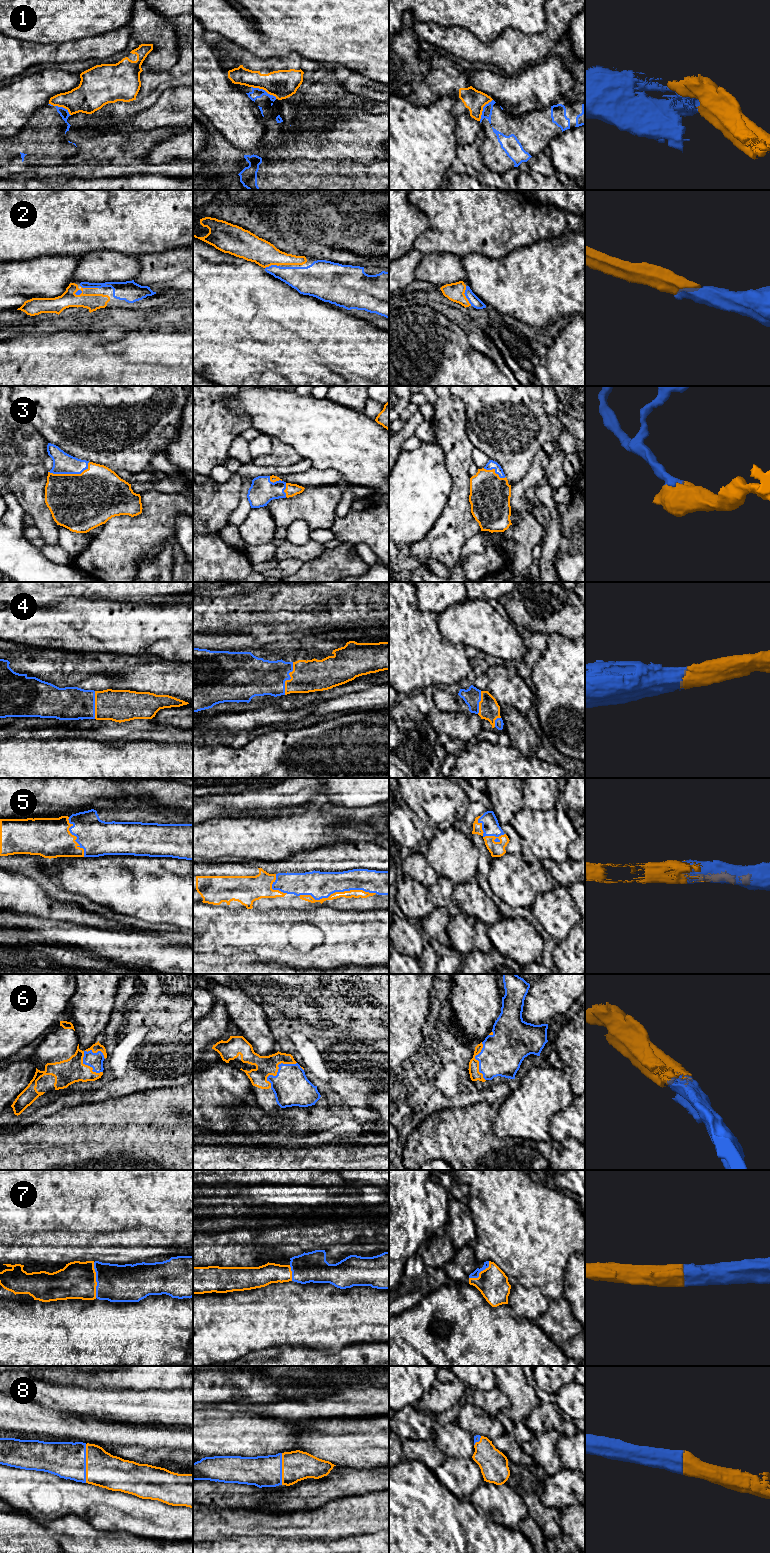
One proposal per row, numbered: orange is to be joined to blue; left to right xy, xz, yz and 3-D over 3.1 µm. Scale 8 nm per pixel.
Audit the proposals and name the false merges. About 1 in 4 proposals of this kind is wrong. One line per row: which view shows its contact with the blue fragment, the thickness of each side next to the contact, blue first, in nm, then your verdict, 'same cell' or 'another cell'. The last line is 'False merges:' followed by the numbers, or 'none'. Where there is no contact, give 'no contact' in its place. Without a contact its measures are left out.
1: xz | 80/220 nm | another cell
2: yz | 80/140 nm | same cell
3: xy | 170/460 nm | same cell
4: xz | 300/260 nm | same cell
5: xz | 220/60 nm | same cell
6: xy | 130/200 nm | same cell
7: xy | 300/300 nm | same cell
8: xy | 300/280 nm | same cell
False merges: 1

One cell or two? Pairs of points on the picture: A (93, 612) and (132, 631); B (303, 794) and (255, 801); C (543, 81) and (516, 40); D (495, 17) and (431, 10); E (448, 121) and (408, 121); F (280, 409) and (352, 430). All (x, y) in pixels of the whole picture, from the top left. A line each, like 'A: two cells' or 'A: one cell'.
A: one cell
B: one cell
C: two cells
D: one cell
E: one cell
F: one cell

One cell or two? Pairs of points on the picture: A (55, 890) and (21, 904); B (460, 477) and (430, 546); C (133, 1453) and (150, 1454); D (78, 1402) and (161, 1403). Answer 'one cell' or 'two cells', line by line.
A: one cell
B: one cell
C: one cell
D: one cell

